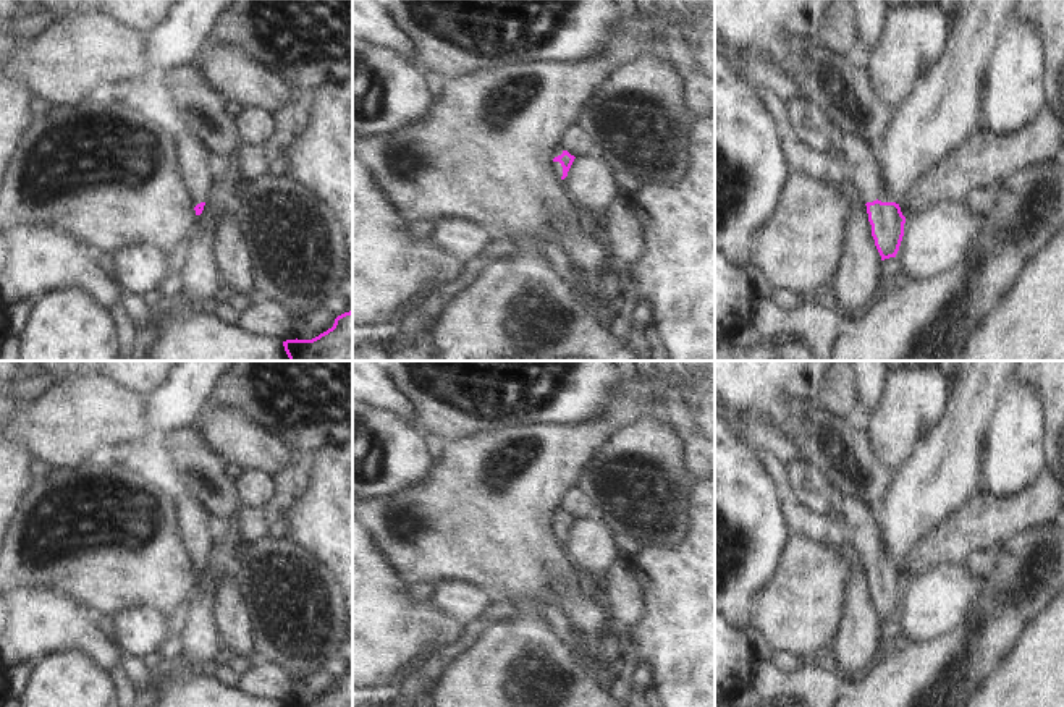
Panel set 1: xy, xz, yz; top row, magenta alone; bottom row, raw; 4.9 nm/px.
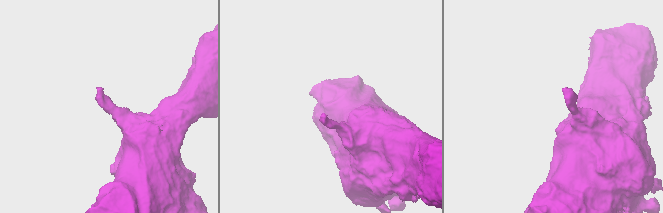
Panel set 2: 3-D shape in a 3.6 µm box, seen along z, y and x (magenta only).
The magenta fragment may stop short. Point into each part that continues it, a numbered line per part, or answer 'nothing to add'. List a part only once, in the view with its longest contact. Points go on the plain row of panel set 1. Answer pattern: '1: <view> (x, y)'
1: yz (854, 521)

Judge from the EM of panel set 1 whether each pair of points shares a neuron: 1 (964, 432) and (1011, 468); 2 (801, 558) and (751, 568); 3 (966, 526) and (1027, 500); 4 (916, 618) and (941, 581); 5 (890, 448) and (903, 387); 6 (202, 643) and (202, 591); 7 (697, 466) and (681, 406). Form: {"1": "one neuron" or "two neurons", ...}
{"1": "two neurons", "2": "two neurons", "3": "one neuron", "4": "one neuron", "5": "one neuron", "6": "one neuron", "7": "one neuron"}

